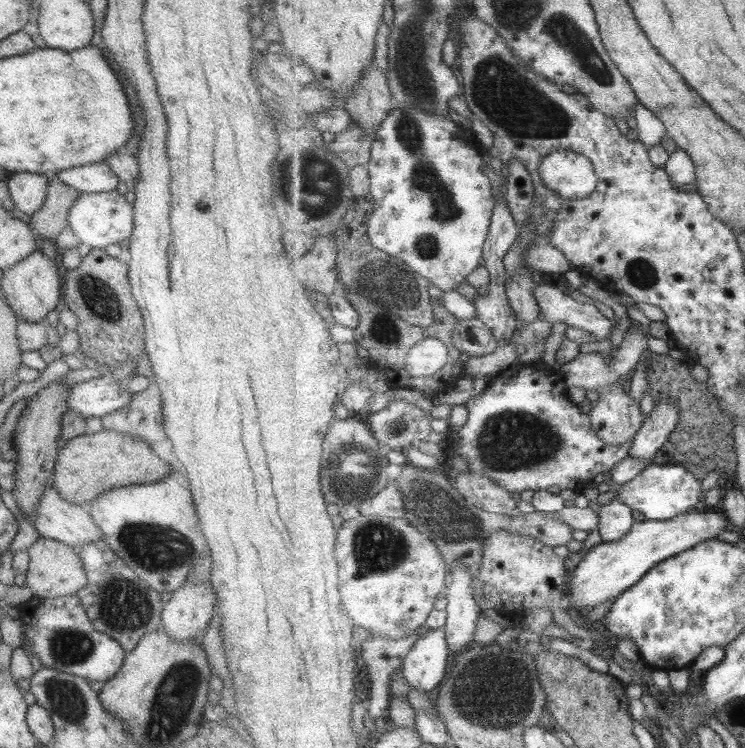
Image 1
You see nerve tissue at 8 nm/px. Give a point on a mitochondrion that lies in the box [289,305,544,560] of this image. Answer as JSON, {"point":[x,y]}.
{"point":[439,508]}

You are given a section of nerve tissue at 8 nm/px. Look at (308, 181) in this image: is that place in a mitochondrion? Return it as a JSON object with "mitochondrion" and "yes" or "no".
{"mitochondrion":"yes"}

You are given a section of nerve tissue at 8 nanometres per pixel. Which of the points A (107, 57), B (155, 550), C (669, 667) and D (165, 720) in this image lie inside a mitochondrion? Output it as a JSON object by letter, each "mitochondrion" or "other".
{"A":"other","B":"mitochondrion","C":"other","D":"mitochondrion"}

